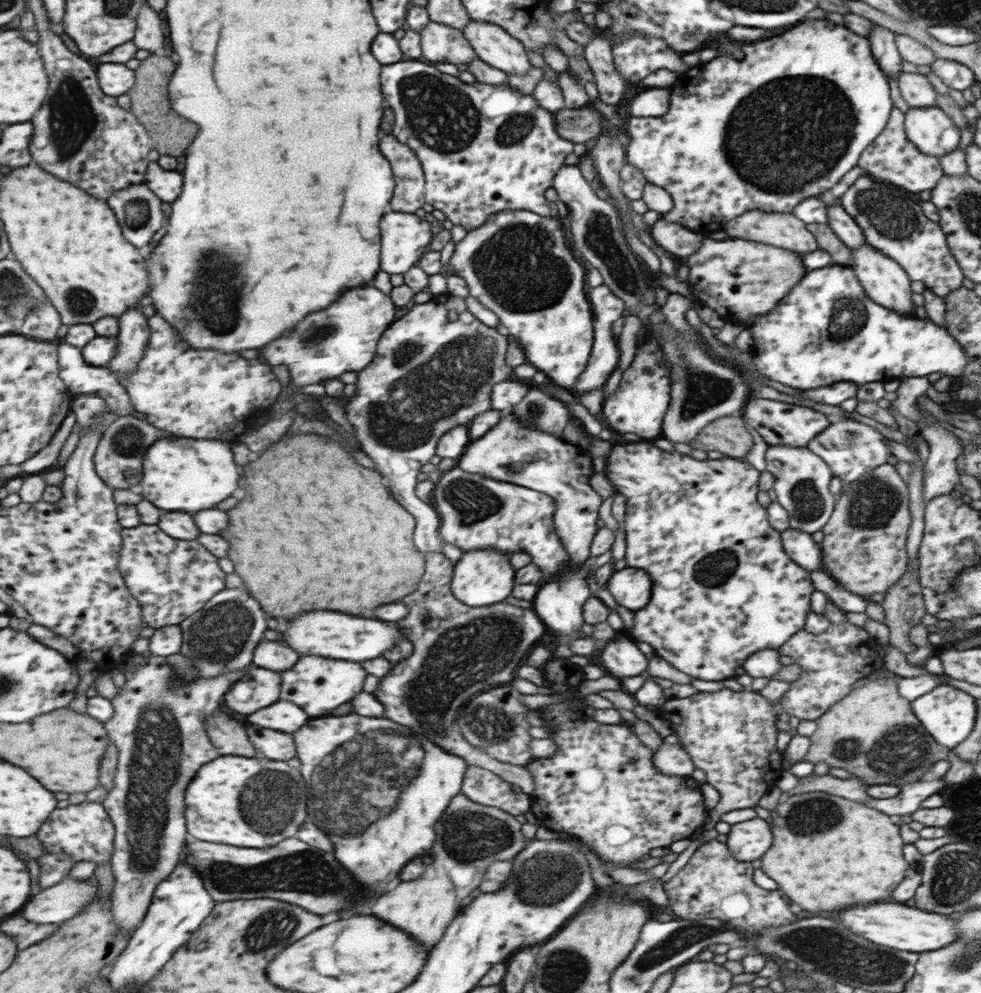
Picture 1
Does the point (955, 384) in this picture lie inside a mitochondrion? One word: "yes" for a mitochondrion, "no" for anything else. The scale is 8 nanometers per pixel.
no

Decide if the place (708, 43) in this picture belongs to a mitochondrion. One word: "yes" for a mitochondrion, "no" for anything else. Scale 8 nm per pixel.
no

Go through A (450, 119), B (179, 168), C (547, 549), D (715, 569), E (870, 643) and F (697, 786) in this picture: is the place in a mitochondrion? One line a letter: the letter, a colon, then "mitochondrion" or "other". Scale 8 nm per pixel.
A: mitochondrion
B: other
C: other
D: mitochondrion
E: other
F: other

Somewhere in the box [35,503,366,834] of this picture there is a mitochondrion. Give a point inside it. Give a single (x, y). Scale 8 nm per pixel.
(218, 637)

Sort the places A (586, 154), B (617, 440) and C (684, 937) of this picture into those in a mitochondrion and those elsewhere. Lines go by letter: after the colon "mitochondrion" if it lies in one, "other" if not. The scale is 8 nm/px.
A: other
B: other
C: mitochondrion

